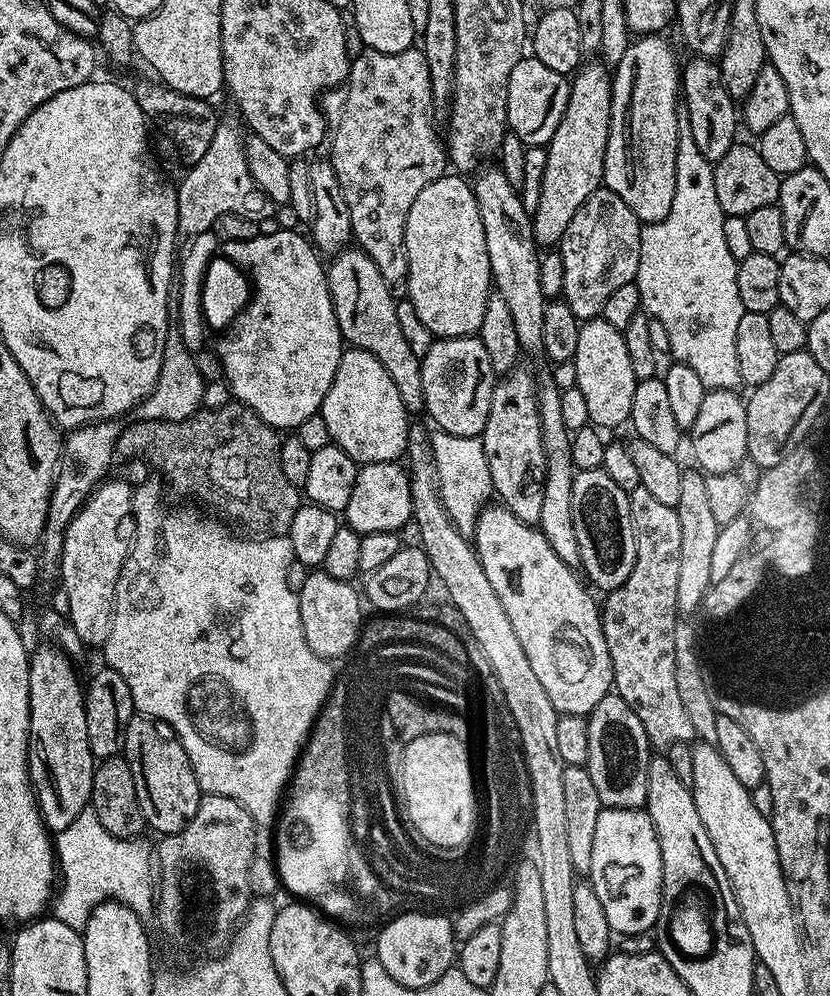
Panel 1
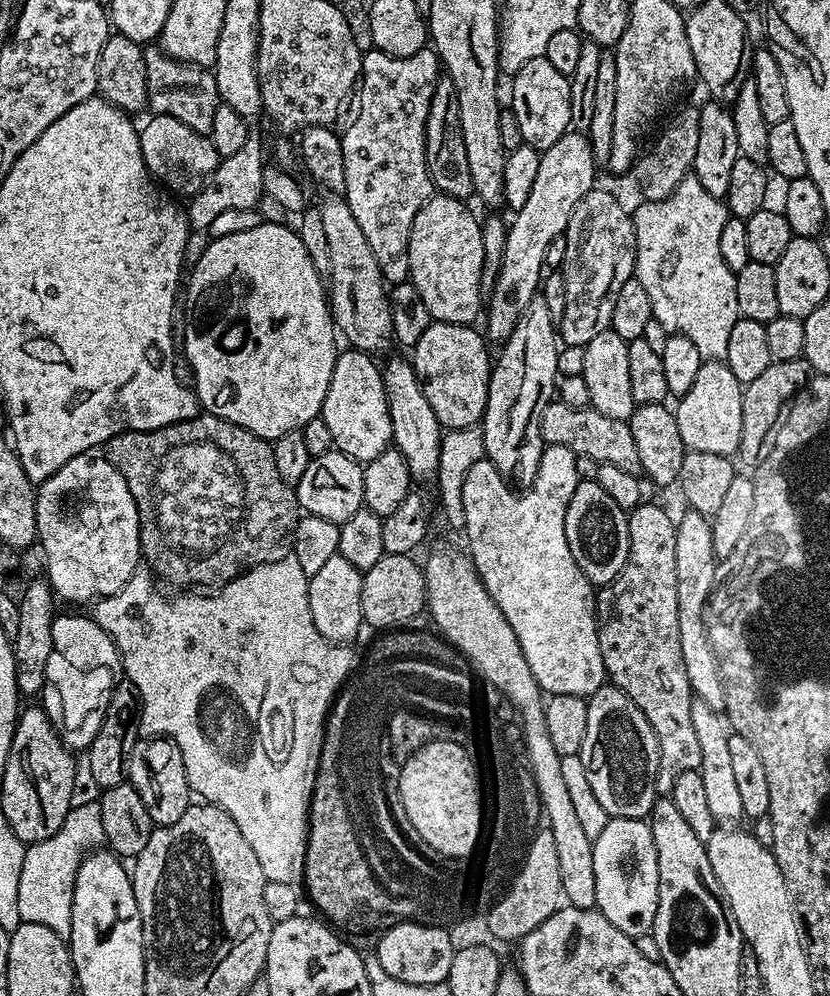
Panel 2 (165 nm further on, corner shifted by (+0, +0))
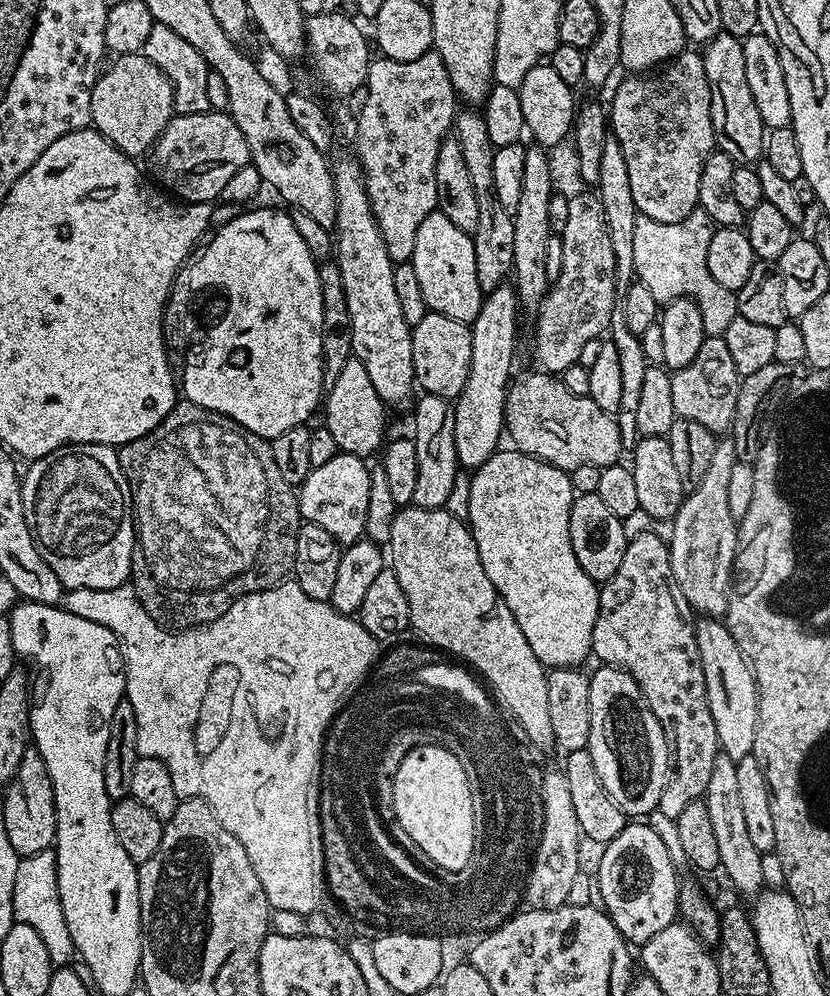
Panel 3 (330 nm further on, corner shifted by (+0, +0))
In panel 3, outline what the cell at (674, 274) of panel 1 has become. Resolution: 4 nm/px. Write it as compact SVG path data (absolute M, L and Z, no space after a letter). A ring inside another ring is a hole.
M699 206L682 222L654 222L654 218L637 215L634 222L634 270L635 279L650 289L650 294L661 306L683 296L696 303L702 310L702 322L709 336L723 336L726 326L734 322L736 294L718 286L706 266L706 250L710 250L710 238L714 231L712 219Z

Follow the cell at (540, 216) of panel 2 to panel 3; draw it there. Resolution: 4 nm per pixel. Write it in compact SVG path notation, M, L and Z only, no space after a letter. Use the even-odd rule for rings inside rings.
M511 283L497 286L487 293L478 310L478 318L471 322L470 374L466 386L454 401L454 450L461 469L475 470L486 463L501 447L500 432L505 431L504 407L508 385L513 379L512 363L516 360L516 323L522 309Z

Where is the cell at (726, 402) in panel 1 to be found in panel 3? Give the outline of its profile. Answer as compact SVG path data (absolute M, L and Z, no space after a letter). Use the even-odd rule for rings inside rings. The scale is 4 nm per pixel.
M705 335L694 362L675 369L671 377L670 395L674 397L674 410L679 419L698 422L698 426L706 426L713 434L724 434L731 429L742 378L734 370L734 358L730 358L723 336Z

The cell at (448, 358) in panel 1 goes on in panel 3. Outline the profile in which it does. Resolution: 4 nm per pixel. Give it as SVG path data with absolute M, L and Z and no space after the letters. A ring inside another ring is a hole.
M428 311L422 322L411 325L411 330L416 384L424 387L423 391L429 396L455 401L462 394L462 386L466 386L466 374L470 374L471 327L454 318L446 318L446 314Z

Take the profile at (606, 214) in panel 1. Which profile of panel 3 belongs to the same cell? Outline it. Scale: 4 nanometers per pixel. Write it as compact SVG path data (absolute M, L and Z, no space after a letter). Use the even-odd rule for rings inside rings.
M580 192L569 199L566 230L562 235L562 270L558 278L551 281L547 295L535 313L536 333L532 336L532 352L541 369L549 374L559 374L571 364L578 364L579 354L586 342L601 339L609 331L612 312L618 306L618 289L616 286L616 267L614 250L610 247L610 234L606 226L606 214L602 210L599 195Z

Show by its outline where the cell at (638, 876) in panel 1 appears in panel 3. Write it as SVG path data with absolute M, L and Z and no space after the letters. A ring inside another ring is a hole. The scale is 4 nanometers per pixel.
M648 822L625 823L622 834L614 838L608 844L603 845L600 856L600 880L598 876L598 896L602 901L602 907L608 913L614 926L624 935L625 940L633 945L644 944L658 930L666 930L678 916L678 901L680 899L681 881L676 881L676 864L672 861L672 852L668 844L651 828Z

